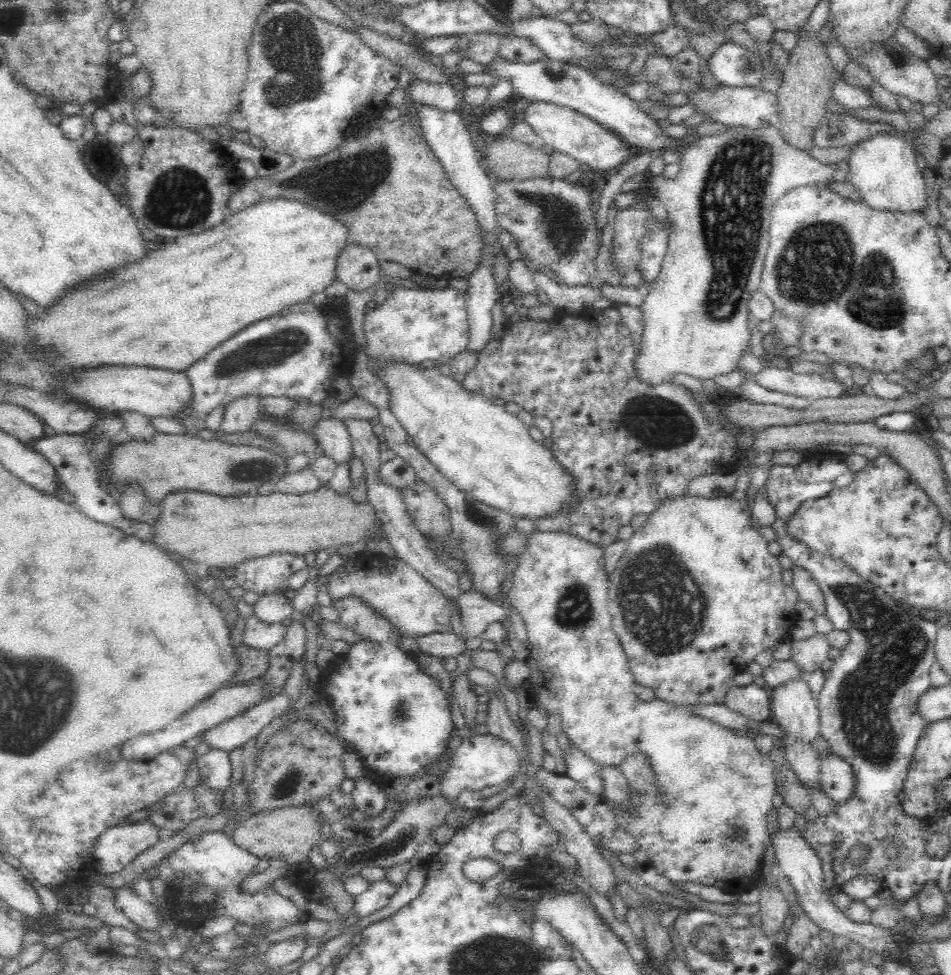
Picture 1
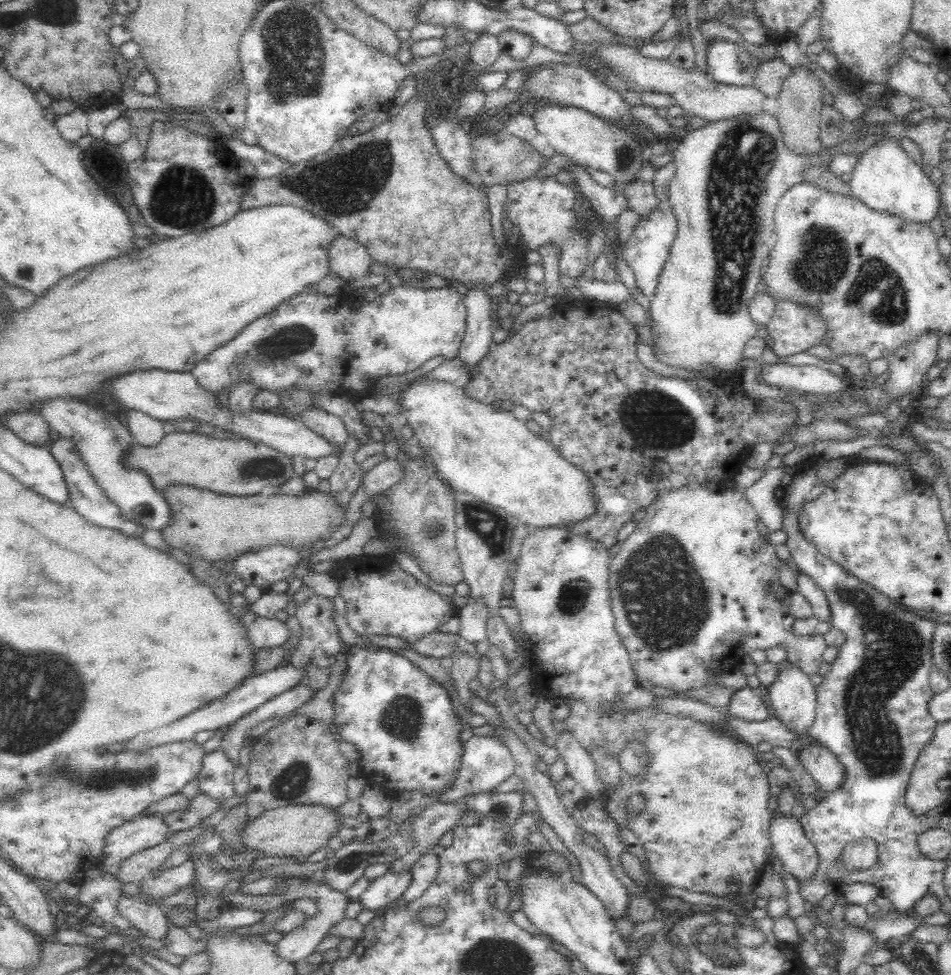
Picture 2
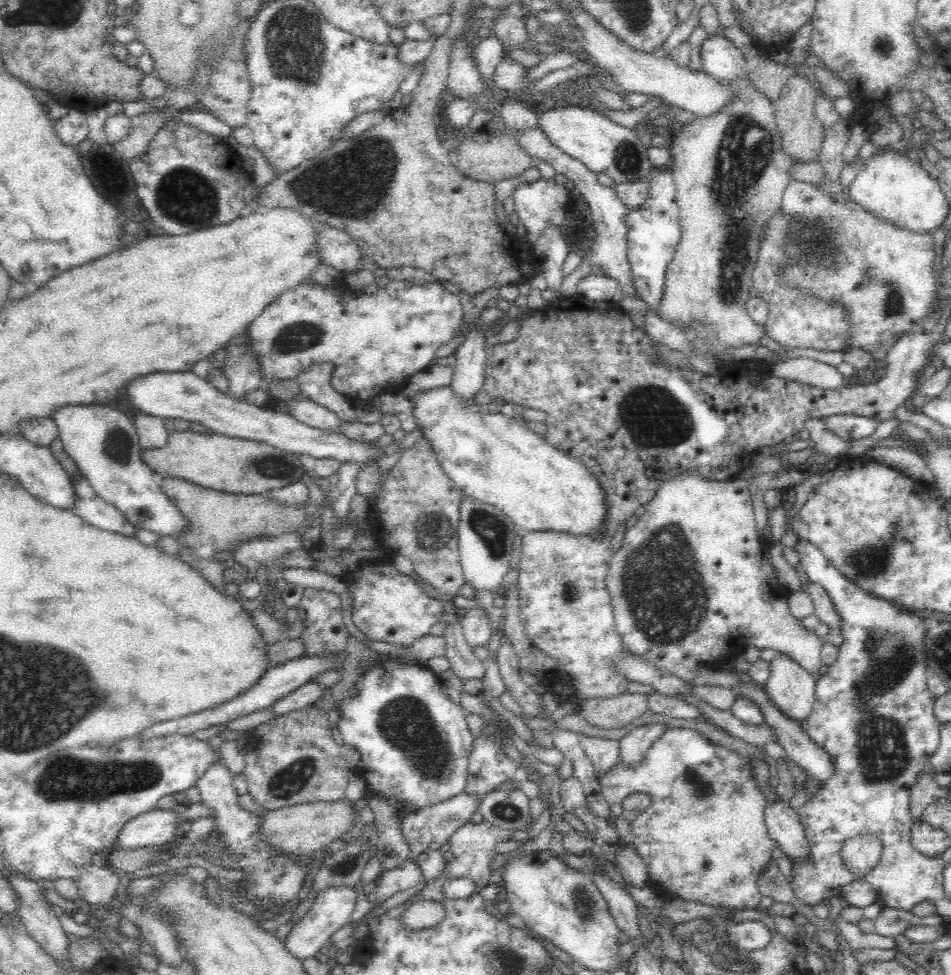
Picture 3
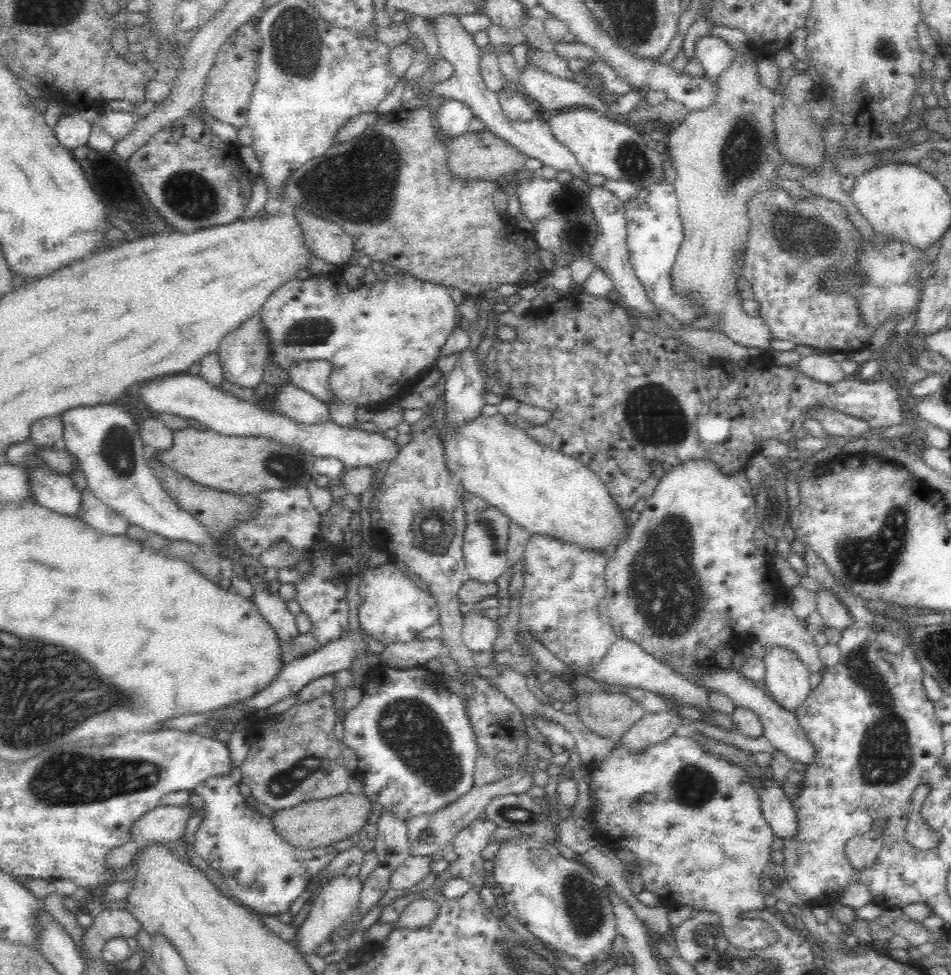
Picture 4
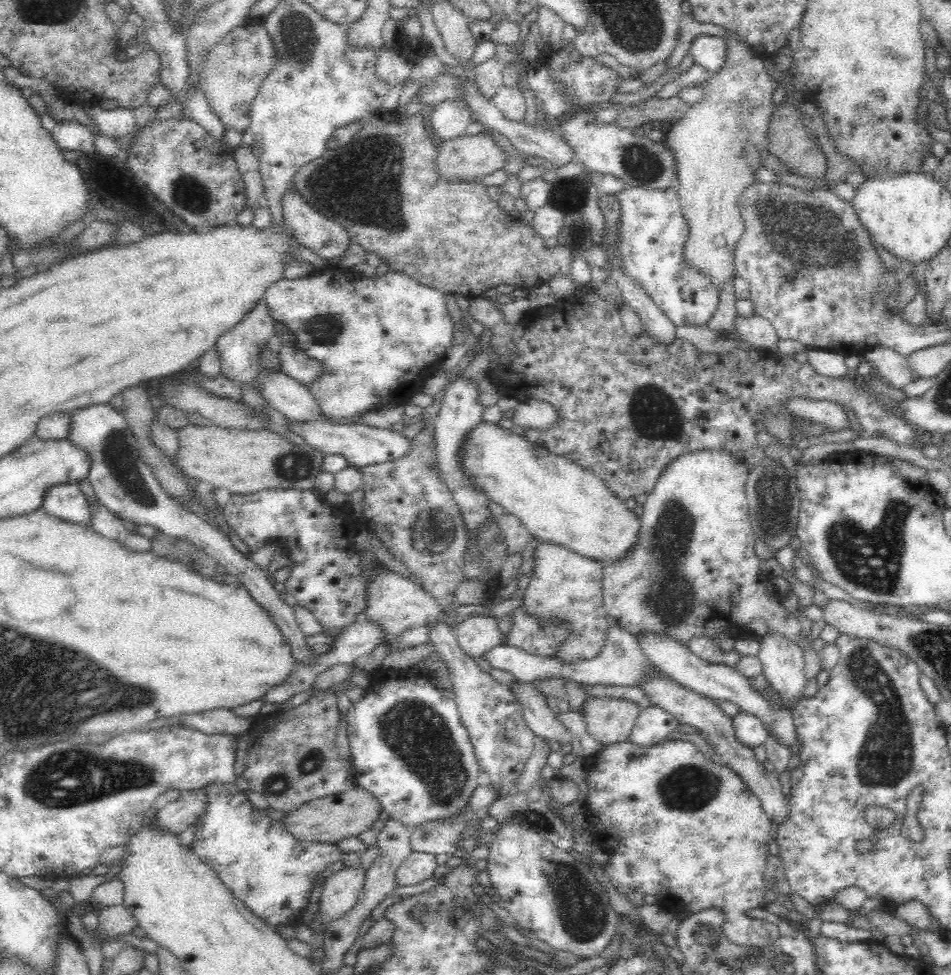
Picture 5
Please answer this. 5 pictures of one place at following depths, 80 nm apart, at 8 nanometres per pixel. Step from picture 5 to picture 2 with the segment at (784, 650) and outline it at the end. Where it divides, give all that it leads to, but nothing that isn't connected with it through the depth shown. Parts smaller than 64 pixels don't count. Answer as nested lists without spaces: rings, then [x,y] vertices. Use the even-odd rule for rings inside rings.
[[[784,661],[776,680],[764,691],[773,716],[797,735],[809,734],[817,705],[817,692],[809,675]]]

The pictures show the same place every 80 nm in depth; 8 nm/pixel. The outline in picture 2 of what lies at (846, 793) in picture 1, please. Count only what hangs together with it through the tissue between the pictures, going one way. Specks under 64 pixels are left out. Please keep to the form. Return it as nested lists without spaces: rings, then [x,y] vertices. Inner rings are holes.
[[[820,744],[799,751],[799,760],[824,792],[838,790],[845,779],[845,766],[838,757]]]

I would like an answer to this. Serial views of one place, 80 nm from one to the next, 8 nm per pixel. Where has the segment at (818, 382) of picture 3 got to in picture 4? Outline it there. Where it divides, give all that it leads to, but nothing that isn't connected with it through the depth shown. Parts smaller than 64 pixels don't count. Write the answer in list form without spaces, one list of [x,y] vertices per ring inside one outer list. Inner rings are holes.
[[[808,355],[787,366],[789,370],[798,370],[803,376],[823,384],[836,384],[849,378],[840,363],[830,358],[830,355]]]

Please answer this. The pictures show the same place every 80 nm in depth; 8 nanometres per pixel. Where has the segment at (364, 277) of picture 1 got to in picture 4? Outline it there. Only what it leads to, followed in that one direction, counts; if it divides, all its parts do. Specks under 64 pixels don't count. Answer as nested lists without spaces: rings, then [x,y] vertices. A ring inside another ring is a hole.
[[[298,207],[290,209],[302,227],[307,245],[318,259],[336,266],[348,264],[356,251],[355,244],[353,238],[340,225]]]

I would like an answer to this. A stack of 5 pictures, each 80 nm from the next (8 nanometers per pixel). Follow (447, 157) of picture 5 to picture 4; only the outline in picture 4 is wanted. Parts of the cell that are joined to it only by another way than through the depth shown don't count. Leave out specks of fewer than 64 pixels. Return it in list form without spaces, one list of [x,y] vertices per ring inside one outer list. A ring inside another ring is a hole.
[[[488,130],[466,132],[445,141],[448,168],[458,179],[495,181],[511,173],[519,173],[528,159],[515,146]]]

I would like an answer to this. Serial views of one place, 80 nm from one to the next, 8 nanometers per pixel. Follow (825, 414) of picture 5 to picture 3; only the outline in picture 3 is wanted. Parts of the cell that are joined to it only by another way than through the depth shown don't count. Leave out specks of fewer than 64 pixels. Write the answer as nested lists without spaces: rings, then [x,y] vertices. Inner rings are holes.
[[[854,414],[830,416],[821,420],[828,431],[848,442],[870,437],[881,423],[874,418]]]

